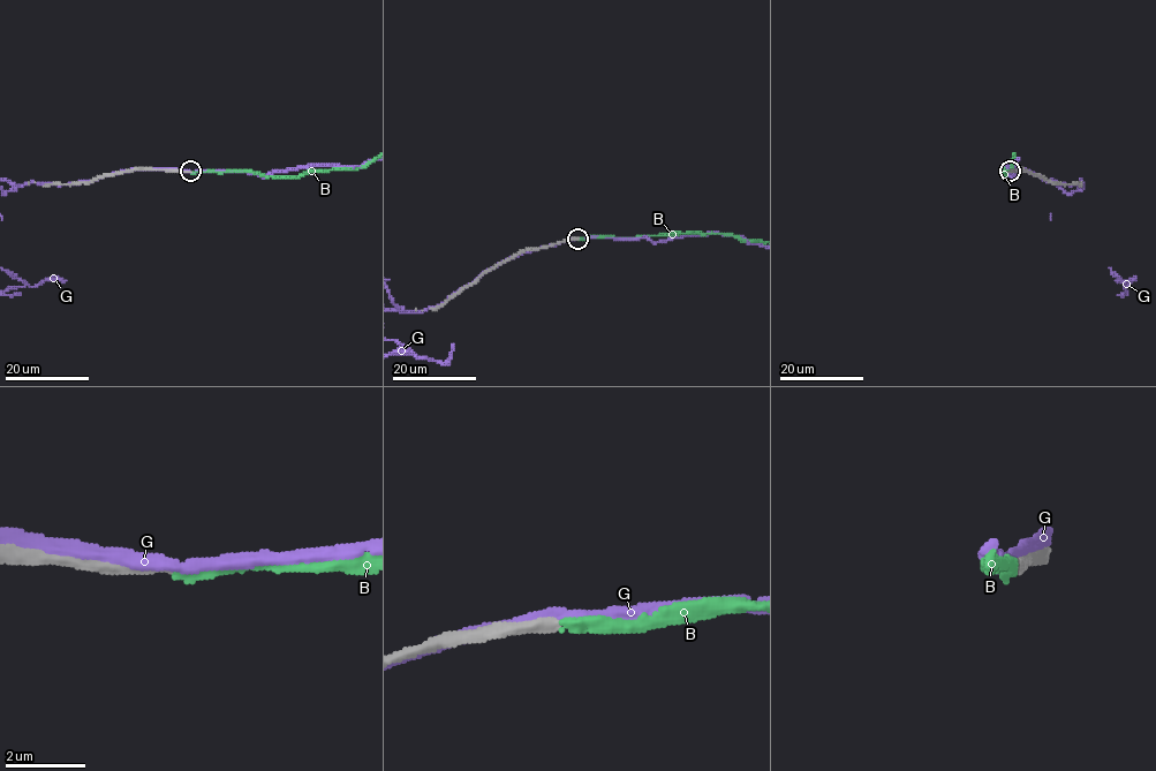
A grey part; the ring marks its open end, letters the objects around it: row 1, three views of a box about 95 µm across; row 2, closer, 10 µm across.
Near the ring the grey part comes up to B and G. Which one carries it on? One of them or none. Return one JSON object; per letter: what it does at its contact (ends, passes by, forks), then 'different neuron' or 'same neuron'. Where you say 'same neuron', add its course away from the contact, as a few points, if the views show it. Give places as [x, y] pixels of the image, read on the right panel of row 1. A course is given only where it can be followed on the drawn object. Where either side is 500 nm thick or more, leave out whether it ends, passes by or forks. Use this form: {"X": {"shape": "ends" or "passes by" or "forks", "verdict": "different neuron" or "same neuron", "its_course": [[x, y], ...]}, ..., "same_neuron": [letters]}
{"B": {"shape": "ends", "verdict": "different neuron"}, "G": {"shape": "passes by", "verdict": "different neuron"}, "same_neuron": []}

